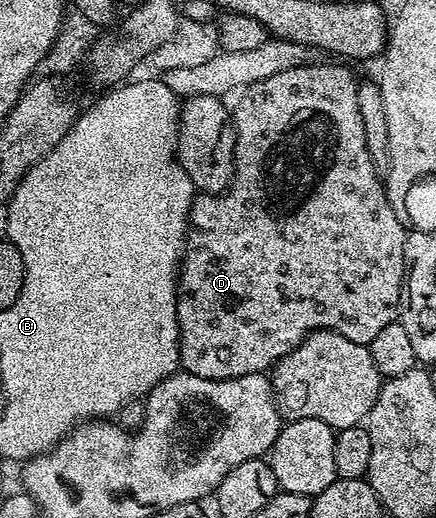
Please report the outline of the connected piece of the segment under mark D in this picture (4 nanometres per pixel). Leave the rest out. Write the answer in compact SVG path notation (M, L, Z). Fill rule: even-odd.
M322 63L280 70L280 74L272 74L272 78L251 84L237 97L238 105L232 108L234 176L225 192L195 195L190 206L188 235L178 270L178 358L185 371L200 378L227 380L244 378L244 374L269 373L278 361L296 350L306 336L320 328L330 328L336 334L344 334L344 338L352 342L369 346L372 338L376 338L384 326L399 319L404 304L407 270L404 242L408 228L400 222L400 218L396 218L396 210L392 210L386 197L383 177L369 156L364 125L357 105L359 81L354 80L348 69L341 68L338 64Z

